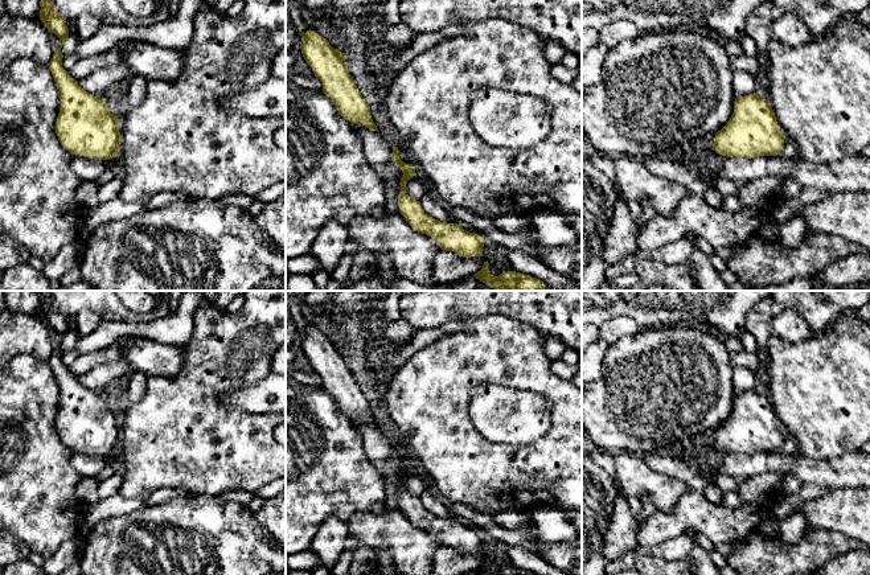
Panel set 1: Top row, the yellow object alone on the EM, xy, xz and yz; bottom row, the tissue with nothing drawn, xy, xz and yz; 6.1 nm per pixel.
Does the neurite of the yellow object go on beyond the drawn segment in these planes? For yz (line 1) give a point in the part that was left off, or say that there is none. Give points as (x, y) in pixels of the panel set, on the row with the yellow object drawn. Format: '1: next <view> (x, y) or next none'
1: next none

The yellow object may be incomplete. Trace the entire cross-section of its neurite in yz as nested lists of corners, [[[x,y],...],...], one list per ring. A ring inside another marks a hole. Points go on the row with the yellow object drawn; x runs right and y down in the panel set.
[[[754,93],[735,99],[734,112],[715,134],[711,149],[726,157],[751,159],[775,156],[783,147],[784,137],[770,100]]]

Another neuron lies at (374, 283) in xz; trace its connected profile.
[[[377,274],[369,279],[357,282],[342,291],[477,291],[480,280],[475,276],[464,278],[461,284],[455,289],[443,289],[436,286],[424,287],[411,280],[397,278],[391,283],[385,283]]]

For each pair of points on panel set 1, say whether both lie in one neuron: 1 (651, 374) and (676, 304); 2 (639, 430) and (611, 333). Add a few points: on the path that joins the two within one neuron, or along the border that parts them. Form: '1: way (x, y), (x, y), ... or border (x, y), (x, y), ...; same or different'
1: border (698, 328), (669, 325), (641, 329); different
2: border (641, 329), (624, 335), (610, 344); different

